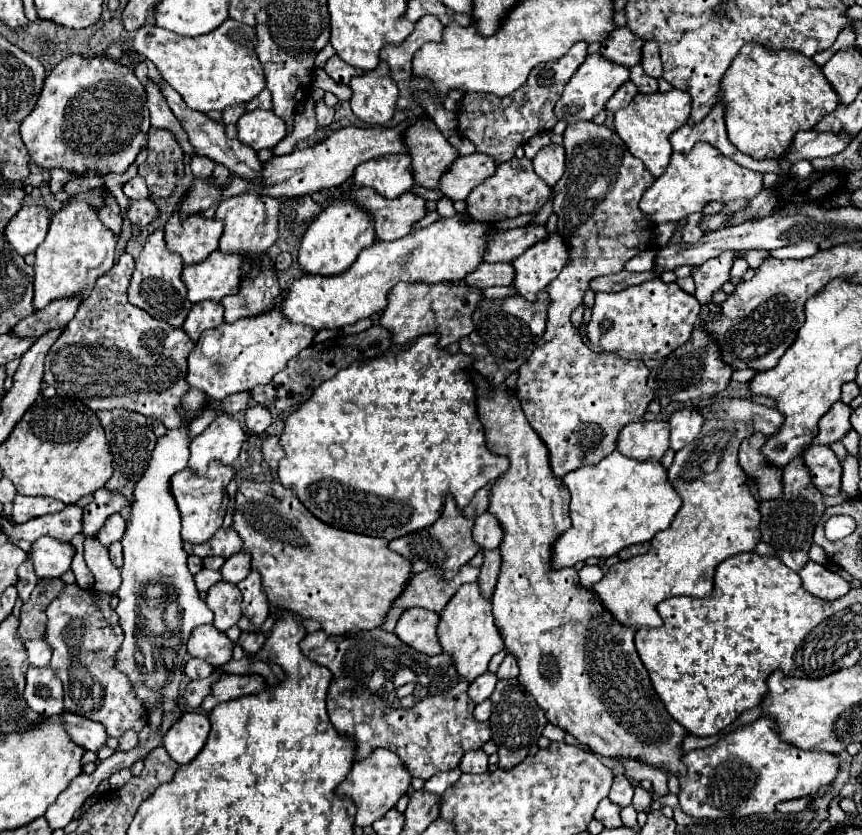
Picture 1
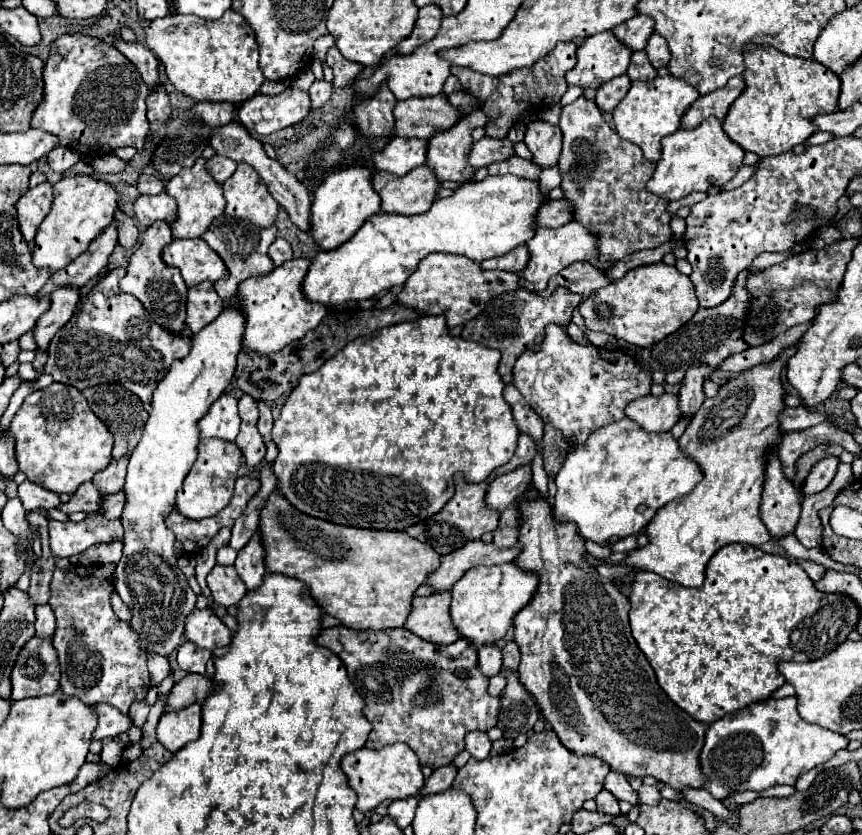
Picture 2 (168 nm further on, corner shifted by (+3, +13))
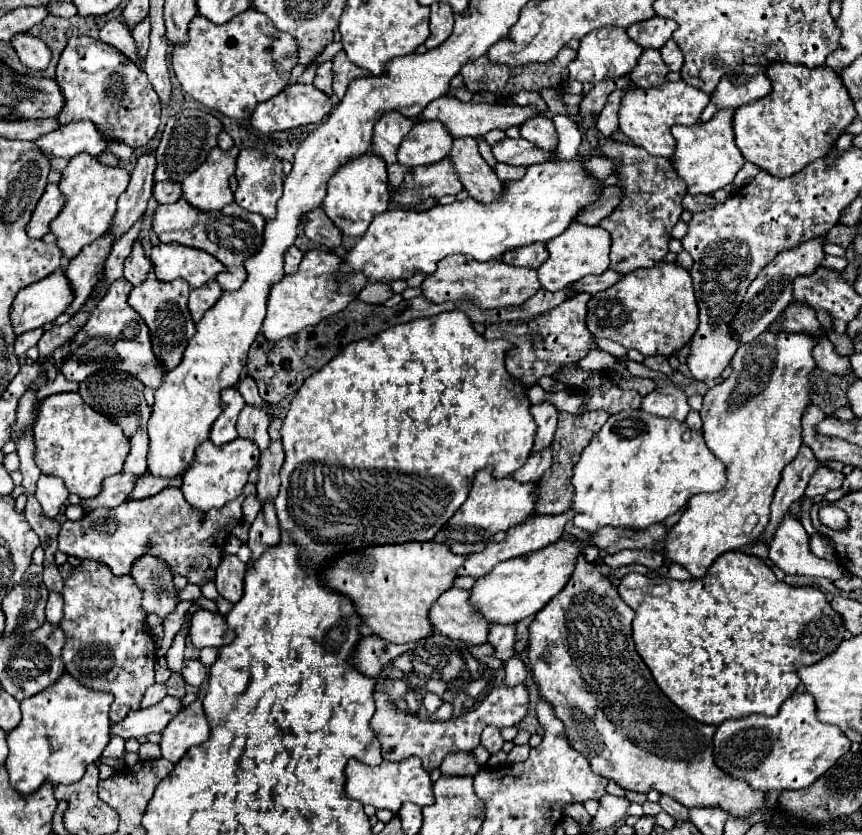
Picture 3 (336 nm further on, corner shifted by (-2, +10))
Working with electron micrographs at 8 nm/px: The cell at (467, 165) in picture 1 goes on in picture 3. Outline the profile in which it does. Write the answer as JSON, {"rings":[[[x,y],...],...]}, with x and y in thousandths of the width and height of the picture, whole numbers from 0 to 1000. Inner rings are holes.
{"rings":[[[586,164],[577,174],[572,174],[572,186],[577,193],[590,195],[590,198],[609,198],[609,200],[642,190],[642,183],[628,181],[604,164],[602,166]]]}

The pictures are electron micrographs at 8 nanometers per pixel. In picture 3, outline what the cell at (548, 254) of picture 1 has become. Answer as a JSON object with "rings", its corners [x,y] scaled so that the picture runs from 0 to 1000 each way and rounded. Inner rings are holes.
{"rings":[[[662,267],[651,281],[635,291],[637,310],[623,322],[625,339],[635,349],[648,349],[655,341],[672,337],[679,329],[697,329],[706,320],[706,279],[697,272],[683,272],[676,267]]]}

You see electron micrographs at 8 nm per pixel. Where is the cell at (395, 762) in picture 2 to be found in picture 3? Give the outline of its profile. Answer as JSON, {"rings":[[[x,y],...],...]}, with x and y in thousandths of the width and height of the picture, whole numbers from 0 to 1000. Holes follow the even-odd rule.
{"rings":[[[472,907],[463,914],[444,911],[437,919],[423,916],[414,909],[405,909],[400,919],[400,928],[403,928],[403,938],[400,938],[403,952],[407,957],[419,959],[421,964],[433,964],[435,969],[451,969],[461,974],[470,959],[477,959],[486,966],[502,962],[502,947],[500,947],[502,938],[498,938],[498,926],[491,921],[486,907]]]}

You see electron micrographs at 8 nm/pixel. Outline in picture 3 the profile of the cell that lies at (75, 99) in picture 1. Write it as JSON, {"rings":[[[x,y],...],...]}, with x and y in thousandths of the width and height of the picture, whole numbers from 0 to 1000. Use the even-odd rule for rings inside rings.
{"rings":[[[82,44],[66,75],[66,99],[71,104],[75,126],[66,138],[68,150],[85,145],[106,145],[124,169],[138,169],[154,178],[168,176],[182,159],[187,123],[177,109],[168,85],[152,71],[140,66],[133,56],[108,44]]]}

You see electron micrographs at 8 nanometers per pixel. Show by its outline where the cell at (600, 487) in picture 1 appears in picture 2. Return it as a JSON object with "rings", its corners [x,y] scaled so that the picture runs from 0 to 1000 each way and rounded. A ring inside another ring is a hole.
{"rings":[[[724,498],[717,505],[694,513],[694,517],[687,517],[677,537],[668,537],[661,541],[643,575],[646,583],[642,599],[643,616],[666,617],[659,620],[668,620],[664,625],[671,628],[671,637],[677,647],[696,651],[710,642],[726,644],[731,640],[740,640],[759,620],[761,611],[766,611],[770,604],[803,589],[803,584],[812,575],[812,558],[803,549],[794,546],[794,541],[787,534],[787,527],[777,517],[747,517],[735,503],[729,503],[729,498]]]}

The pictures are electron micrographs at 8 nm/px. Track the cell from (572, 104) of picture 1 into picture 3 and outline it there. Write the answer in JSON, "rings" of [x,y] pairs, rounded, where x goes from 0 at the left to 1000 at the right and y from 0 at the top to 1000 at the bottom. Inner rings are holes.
{"rings":[[[700,32],[693,37],[686,37],[674,47],[674,56],[669,61],[669,71],[660,75],[660,87],[662,95],[674,97],[674,99],[697,99],[697,97],[709,97],[709,95],[720,95],[730,90],[730,85],[739,78],[739,71],[744,66],[744,56],[730,47],[723,32]]]}

